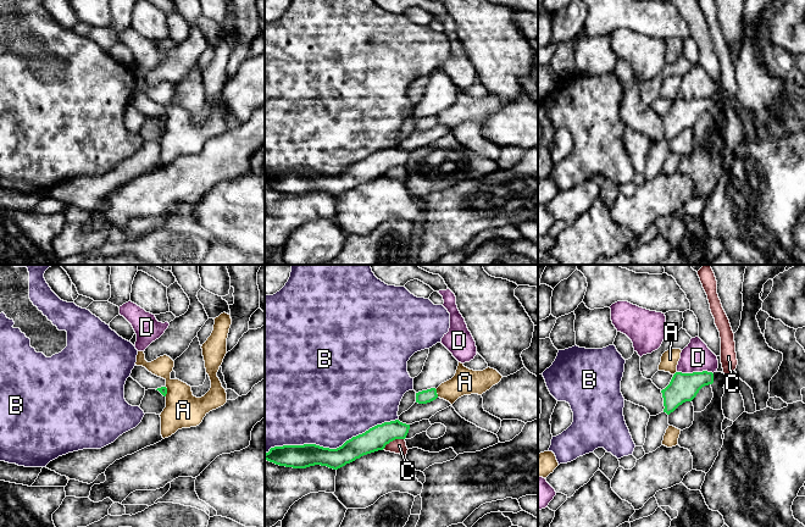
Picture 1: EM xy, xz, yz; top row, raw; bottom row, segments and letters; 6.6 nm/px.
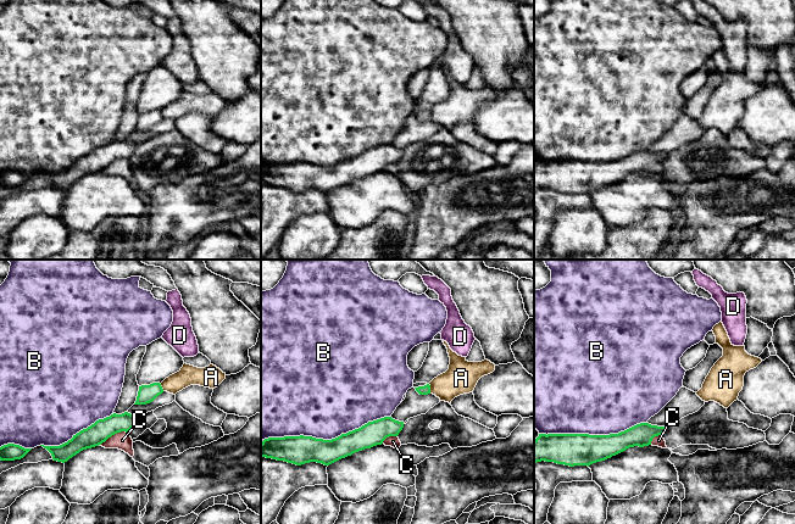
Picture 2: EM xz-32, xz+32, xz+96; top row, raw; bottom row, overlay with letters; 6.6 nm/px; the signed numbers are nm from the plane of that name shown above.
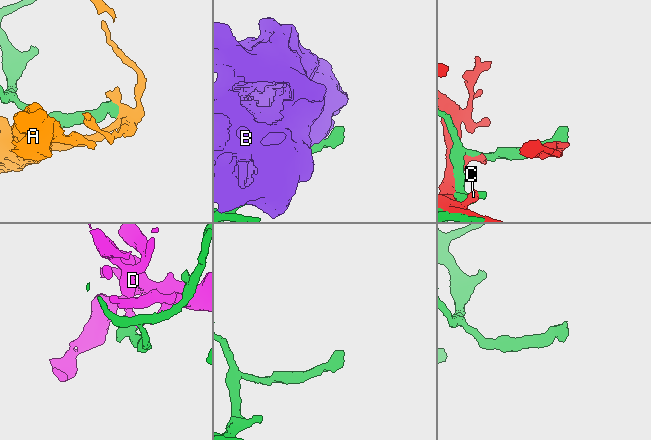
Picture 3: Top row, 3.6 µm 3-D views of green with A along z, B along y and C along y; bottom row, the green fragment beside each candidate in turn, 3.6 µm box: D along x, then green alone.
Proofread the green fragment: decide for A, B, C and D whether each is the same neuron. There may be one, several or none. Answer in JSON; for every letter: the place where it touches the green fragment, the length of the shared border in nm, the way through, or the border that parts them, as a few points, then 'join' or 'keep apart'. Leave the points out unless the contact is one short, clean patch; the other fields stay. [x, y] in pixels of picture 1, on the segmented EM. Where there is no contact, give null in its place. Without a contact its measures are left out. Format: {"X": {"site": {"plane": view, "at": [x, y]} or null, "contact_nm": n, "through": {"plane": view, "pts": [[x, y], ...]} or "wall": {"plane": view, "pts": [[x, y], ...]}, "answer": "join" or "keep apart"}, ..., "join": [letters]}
{"A": {"site": {"plane": "xz", "at": [436, 393]}, "contact_nm": 60, "answer": "keep apart"}, "B": {"site": {"plane": "xz", "at": [331, 449]}, "contact_nm": 900, "answer": "keep apart"}, "C": {"site": {"plane": "xz", "at": [393, 439]}, "contact_nm": 170, "answer": "keep apart"}, "D": {"site": {"plane": "yz", "at": [695, 372]}, "contact_nm": 240, "wall": {"plane": "yz", "pts": [[677, 371], [710, 371], [712, 373]]}, "answer": "keep apart"}, "join": []}

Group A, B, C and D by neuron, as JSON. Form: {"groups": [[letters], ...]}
{"groups": [["A"], ["B"], ["C"], ["D"]]}

